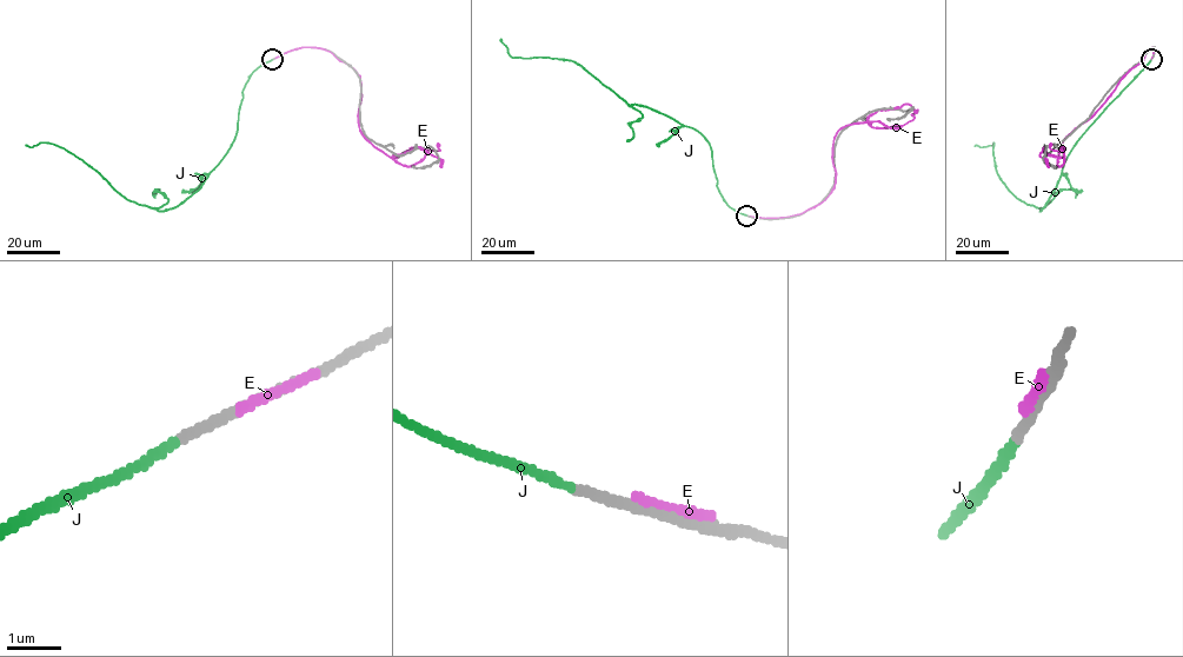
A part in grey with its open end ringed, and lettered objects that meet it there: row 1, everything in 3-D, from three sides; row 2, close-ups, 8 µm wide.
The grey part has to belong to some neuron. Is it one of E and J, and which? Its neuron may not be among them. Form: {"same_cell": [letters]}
{"same_cell": ["J"]}

